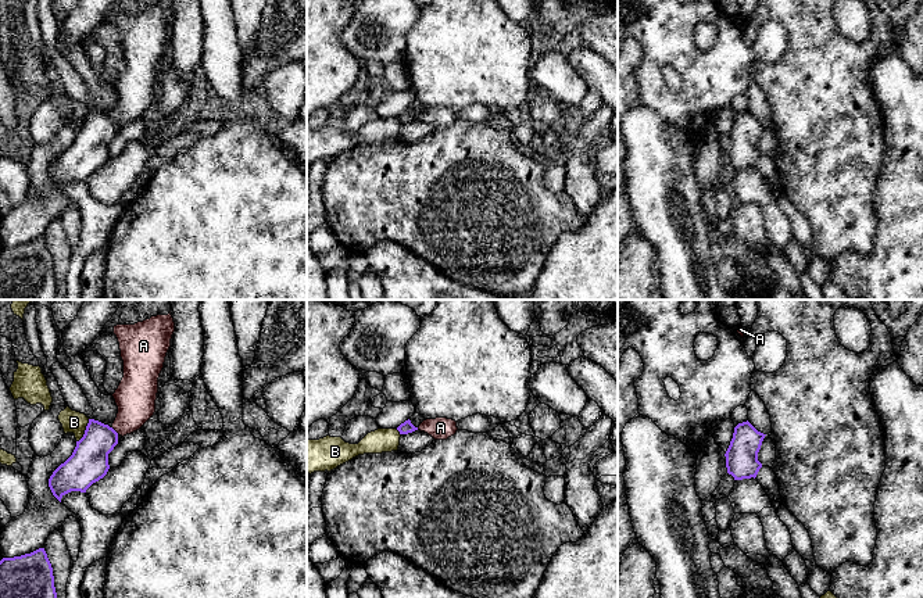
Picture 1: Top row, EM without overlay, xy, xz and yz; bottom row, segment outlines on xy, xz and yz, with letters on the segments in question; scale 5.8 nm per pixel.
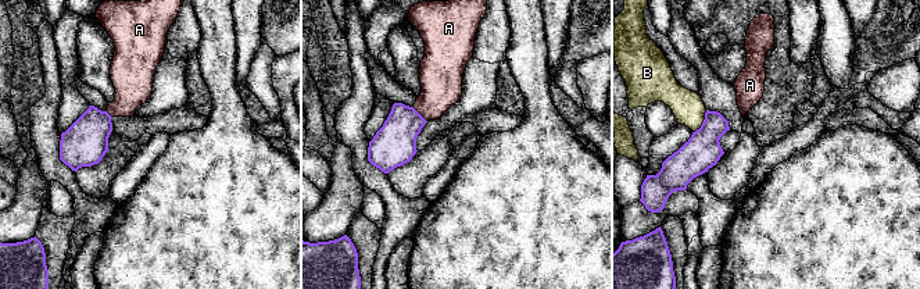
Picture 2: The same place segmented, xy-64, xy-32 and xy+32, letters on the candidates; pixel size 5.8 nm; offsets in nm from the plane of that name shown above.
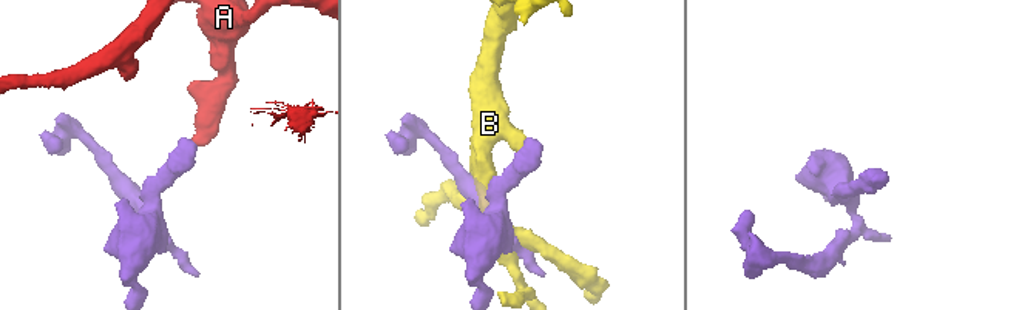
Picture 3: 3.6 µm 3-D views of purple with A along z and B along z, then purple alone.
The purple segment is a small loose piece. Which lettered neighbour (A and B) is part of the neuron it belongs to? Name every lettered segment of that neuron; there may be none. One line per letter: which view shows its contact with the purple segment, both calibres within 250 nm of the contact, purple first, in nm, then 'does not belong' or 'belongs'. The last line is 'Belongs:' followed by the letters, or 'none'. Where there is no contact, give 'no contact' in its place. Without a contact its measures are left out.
A: contact in xy; calibres 220 and 240 nm; belongs
B: contact in xy; calibres 220 and 130 nm; does not belong
Belongs: A

